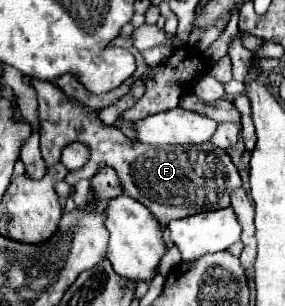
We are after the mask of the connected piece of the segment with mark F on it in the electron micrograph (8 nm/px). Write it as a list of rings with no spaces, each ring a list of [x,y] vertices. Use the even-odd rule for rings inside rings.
[[[29,80],[29,86],[37,92],[39,102],[39,134],[41,154],[47,166],[55,166],[67,140],[79,140],[91,148],[91,160],[111,166],[123,186],[123,194],[139,200],[149,212],[167,226],[173,218],[187,218],[205,210],[219,210],[231,206],[229,196],[241,188],[237,168],[225,150],[211,146],[211,142],[197,146],[147,146],[125,138],[125,134],[113,126],[101,124],[97,112],[83,110],[77,102],[71,102],[55,84],[43,80]]]

